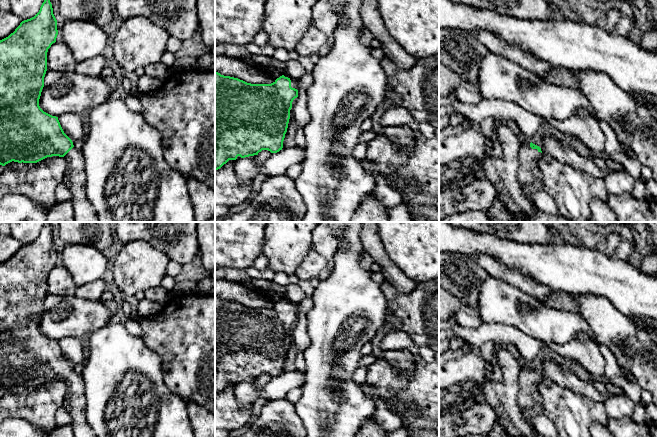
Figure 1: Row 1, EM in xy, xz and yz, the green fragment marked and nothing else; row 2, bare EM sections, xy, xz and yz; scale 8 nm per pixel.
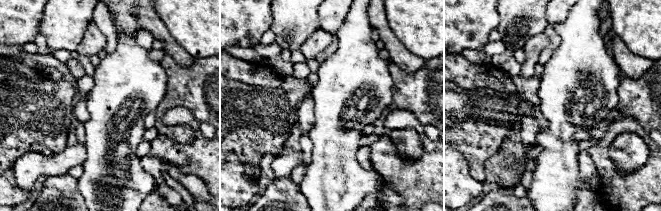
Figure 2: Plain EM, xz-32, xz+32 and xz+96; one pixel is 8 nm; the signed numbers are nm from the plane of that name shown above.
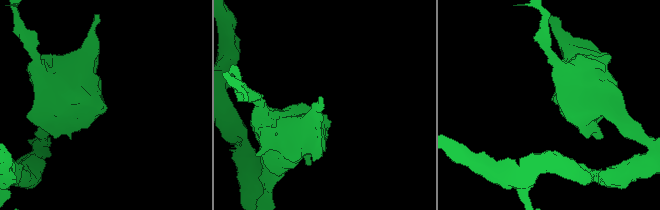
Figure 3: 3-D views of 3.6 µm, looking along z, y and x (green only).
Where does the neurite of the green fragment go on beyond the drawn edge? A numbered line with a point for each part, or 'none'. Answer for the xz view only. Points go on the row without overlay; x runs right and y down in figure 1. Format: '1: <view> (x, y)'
1: xz (294, 306)

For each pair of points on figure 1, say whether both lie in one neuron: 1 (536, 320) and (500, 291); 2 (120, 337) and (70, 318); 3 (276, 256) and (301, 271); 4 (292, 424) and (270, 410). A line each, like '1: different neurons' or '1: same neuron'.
1: same neuron
2: different neurons
3: different neurons
4: same neuron

